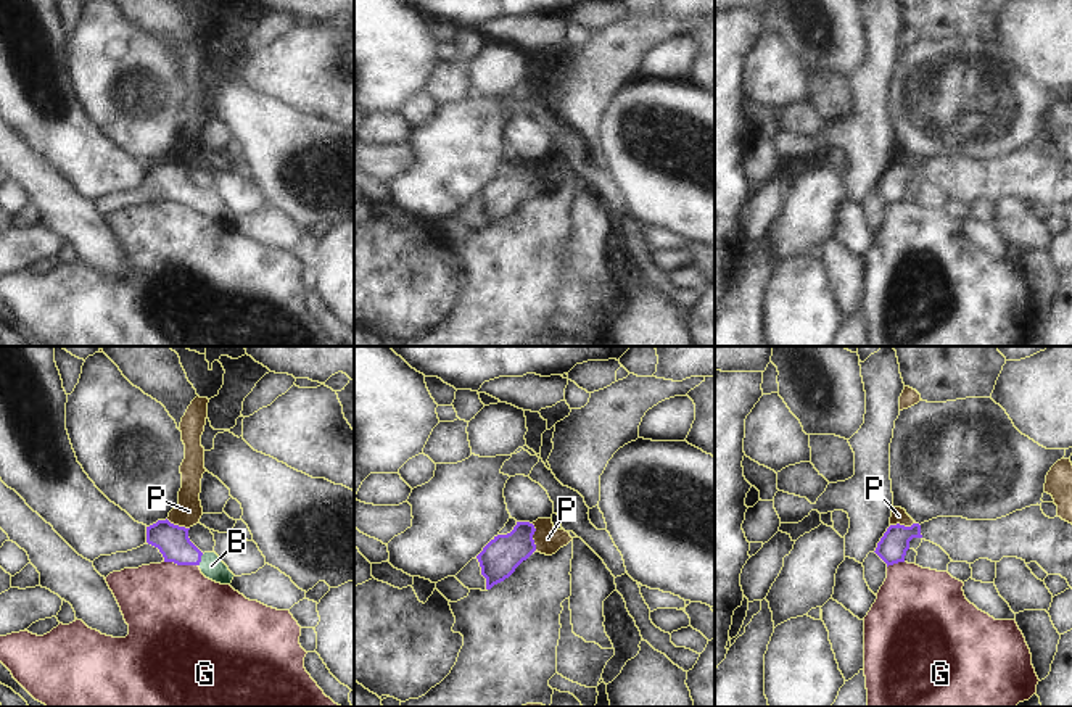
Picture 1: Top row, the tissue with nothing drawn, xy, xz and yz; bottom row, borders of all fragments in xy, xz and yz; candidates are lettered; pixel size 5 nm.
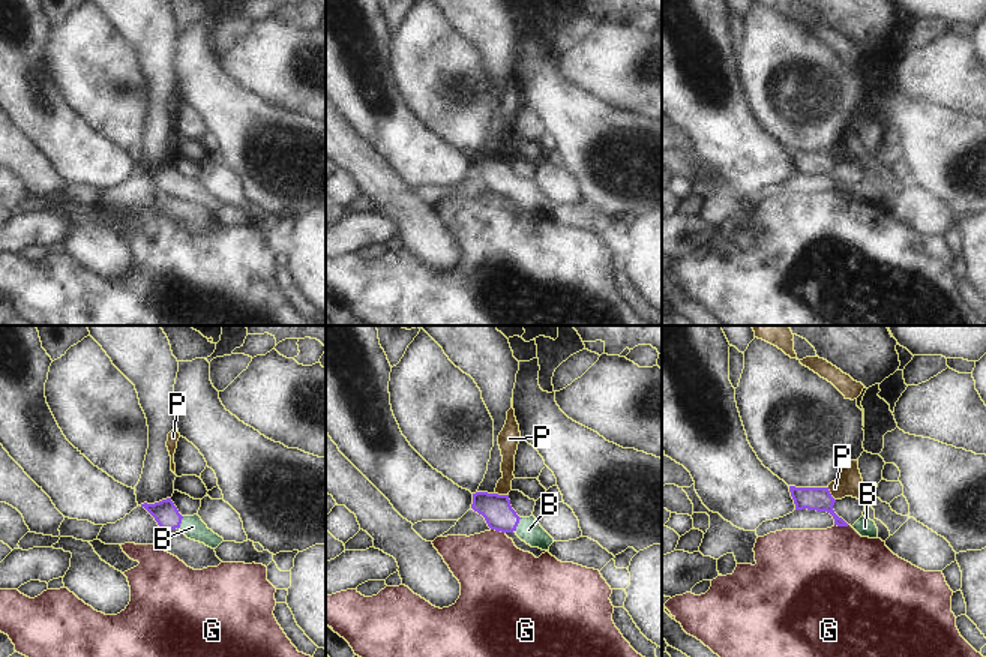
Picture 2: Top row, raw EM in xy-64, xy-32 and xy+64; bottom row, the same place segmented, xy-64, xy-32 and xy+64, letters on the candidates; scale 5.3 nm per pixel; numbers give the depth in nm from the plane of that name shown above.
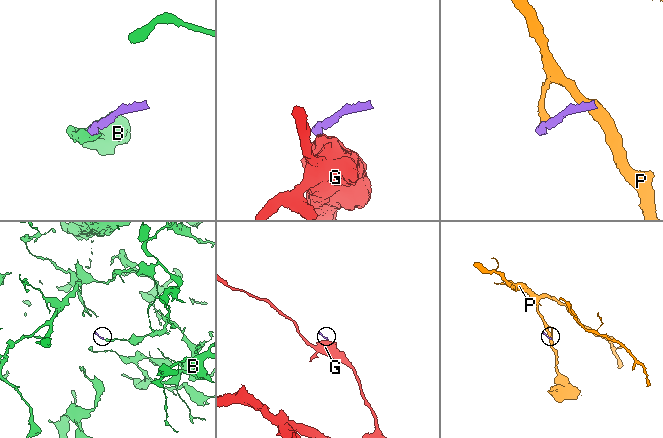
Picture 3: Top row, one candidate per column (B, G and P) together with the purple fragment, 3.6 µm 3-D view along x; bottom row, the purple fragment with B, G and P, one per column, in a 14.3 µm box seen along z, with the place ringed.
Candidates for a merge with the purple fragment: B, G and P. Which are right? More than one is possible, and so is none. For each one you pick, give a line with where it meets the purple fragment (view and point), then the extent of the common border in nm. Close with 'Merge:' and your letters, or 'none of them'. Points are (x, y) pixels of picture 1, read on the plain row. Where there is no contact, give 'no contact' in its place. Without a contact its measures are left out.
B: contact xy (200, 200); length 70 nm
Merge: B

